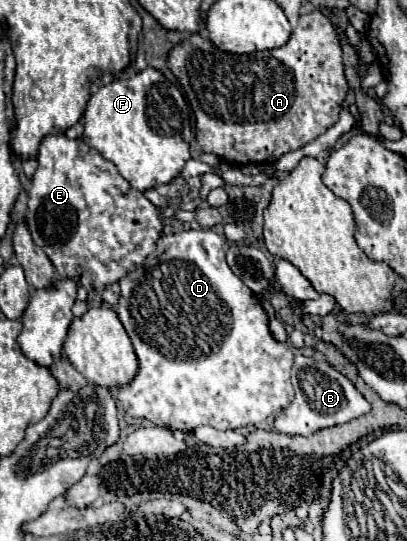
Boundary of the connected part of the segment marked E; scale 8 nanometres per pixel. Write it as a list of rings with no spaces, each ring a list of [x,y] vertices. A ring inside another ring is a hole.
[[[48,135],[38,149],[38,169],[28,191],[28,225],[32,239],[56,267],[58,277],[68,277],[86,289],[102,289],[126,277],[128,271],[142,265],[154,251],[154,243],[162,233],[162,219],[158,209],[118,173],[118,169],[88,147],[82,139],[68,139],[66,135]]]

